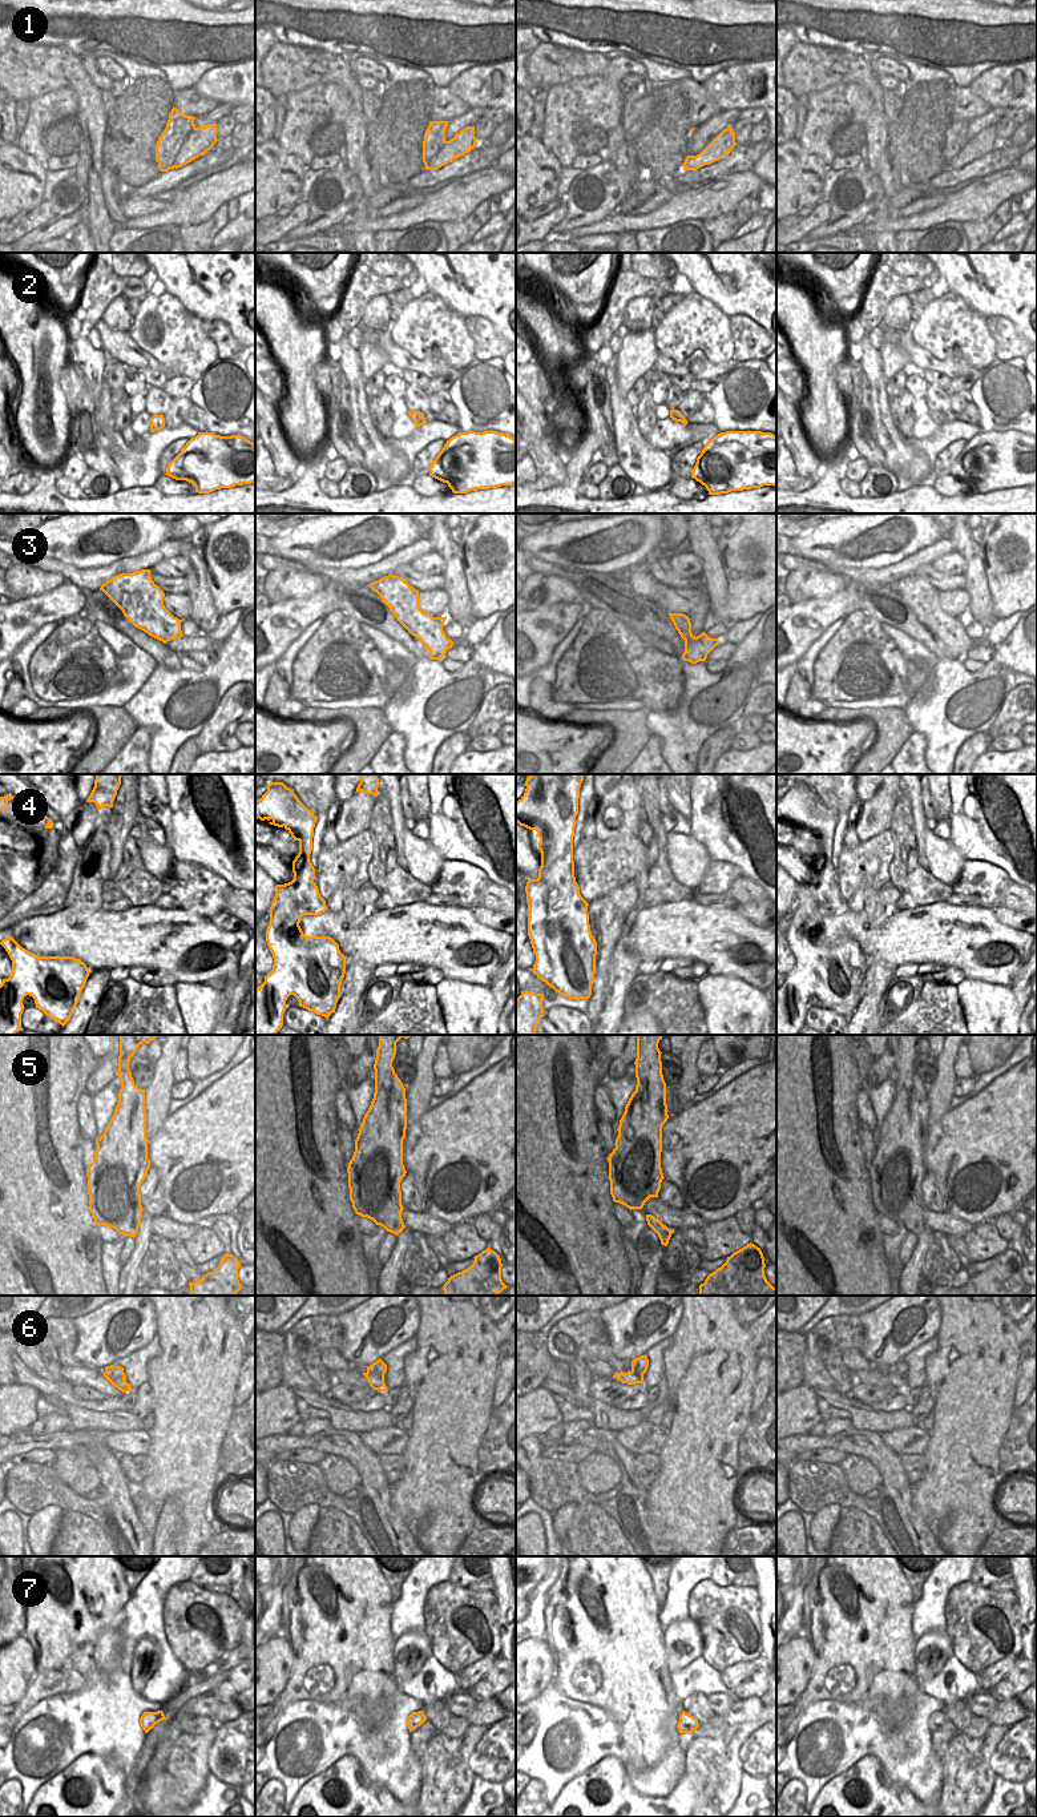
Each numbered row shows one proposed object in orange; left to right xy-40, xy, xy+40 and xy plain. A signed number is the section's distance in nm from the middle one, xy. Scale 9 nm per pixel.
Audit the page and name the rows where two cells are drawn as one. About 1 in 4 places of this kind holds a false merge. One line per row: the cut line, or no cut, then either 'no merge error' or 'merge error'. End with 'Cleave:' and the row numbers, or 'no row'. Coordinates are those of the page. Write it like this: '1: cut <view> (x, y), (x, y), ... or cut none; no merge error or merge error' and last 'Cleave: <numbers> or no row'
1: cut xy-40 (194, 127), (173, 166); merge error
2: cut none; no merge error
3: cut none; no merge error
4: cut none; no merge error
5: cut none; no merge error
6: cut xy (367, 1372), (383, 1377); merge error
7: cut none; no merge error
Cleave: 1, 6

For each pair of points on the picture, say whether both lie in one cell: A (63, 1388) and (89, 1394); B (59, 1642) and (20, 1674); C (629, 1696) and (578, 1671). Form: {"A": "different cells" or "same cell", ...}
{"A": "different cells", "B": "different cells", "C": "same cell"}

